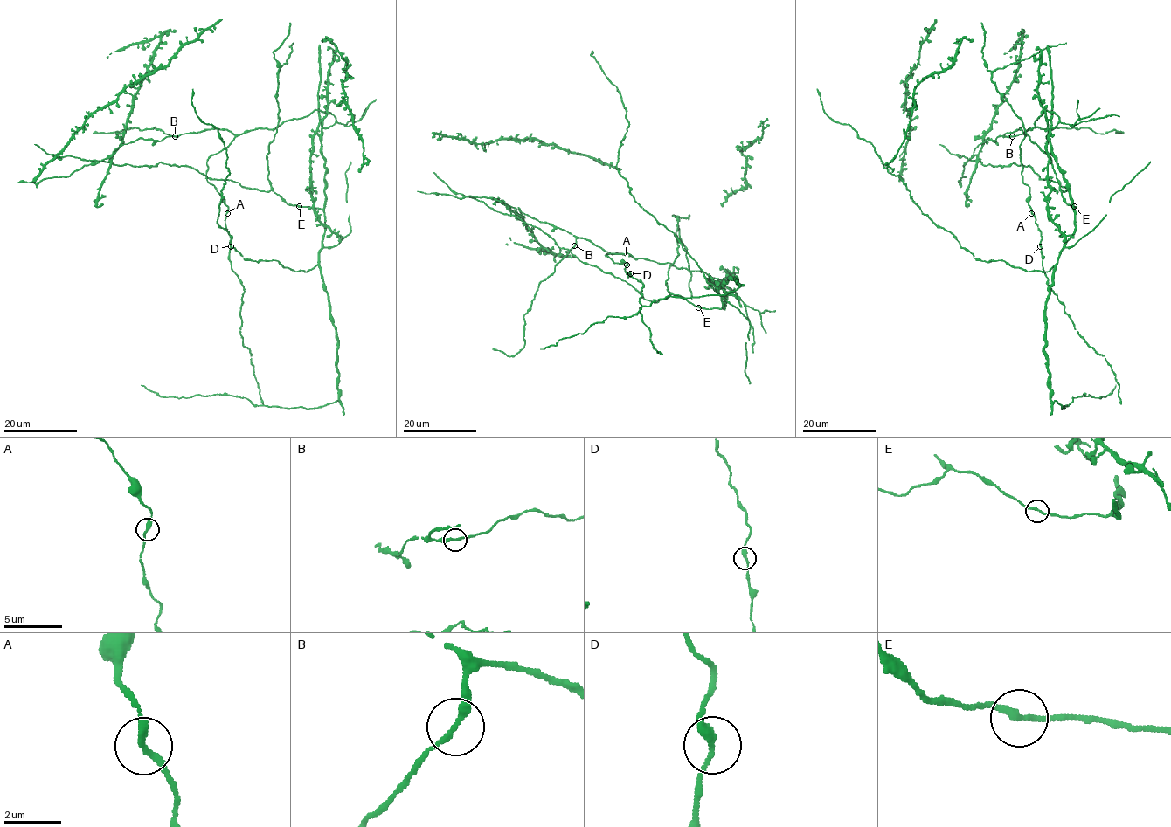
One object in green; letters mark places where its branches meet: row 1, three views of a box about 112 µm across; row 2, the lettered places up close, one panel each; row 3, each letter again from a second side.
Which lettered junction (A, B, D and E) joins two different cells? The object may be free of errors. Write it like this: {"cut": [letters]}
{"cut": []}

